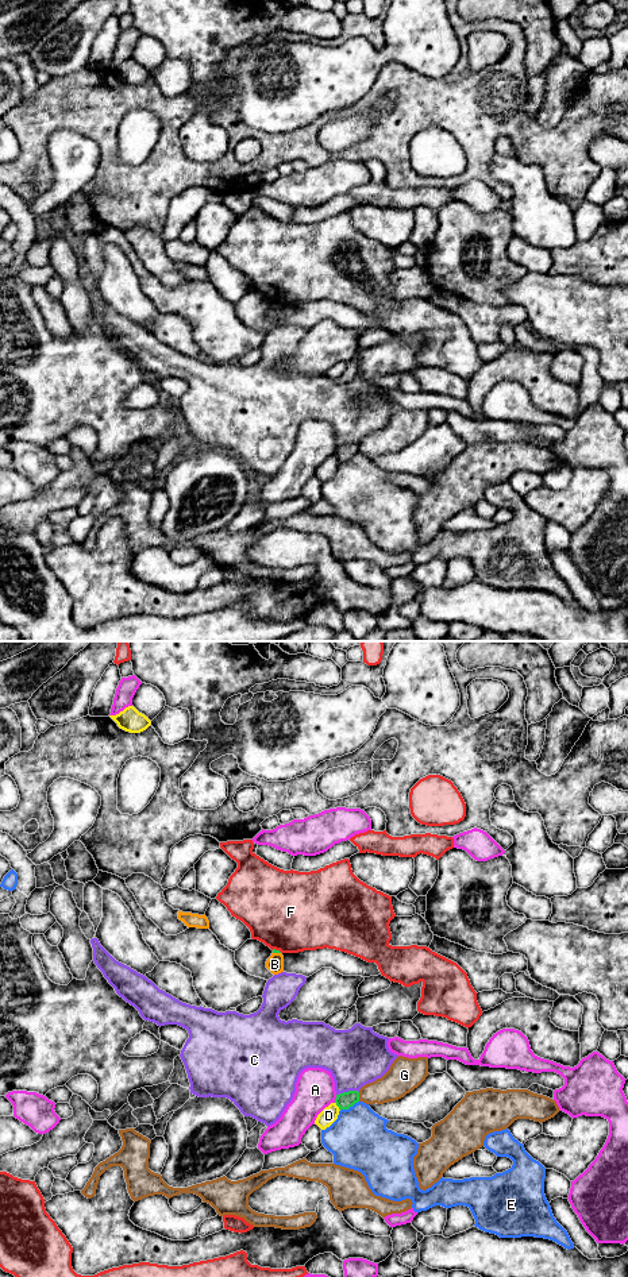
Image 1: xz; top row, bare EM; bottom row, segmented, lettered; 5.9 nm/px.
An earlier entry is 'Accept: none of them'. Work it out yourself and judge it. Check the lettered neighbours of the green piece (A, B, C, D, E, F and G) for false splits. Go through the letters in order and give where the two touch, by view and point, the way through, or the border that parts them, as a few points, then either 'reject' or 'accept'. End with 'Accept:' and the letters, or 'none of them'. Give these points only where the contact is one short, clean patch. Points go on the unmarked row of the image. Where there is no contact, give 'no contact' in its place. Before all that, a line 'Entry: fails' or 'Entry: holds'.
Entry: holds
A: meets green in xz at (335, 451); border along xz (336, 447), (334, 454); reject
B: meets green in xz at (277, 304); border along xz (273, 304), (280, 305); reject
C: meets green in xz at (349, 443); reject
D: meets green in xz at (336, 456); reject
E: meets green in xz at (349, 459); reject
F: meets green in xz at (277, 303); reject
G: meets green in xz at (358, 448); reject
Accept: none of them

